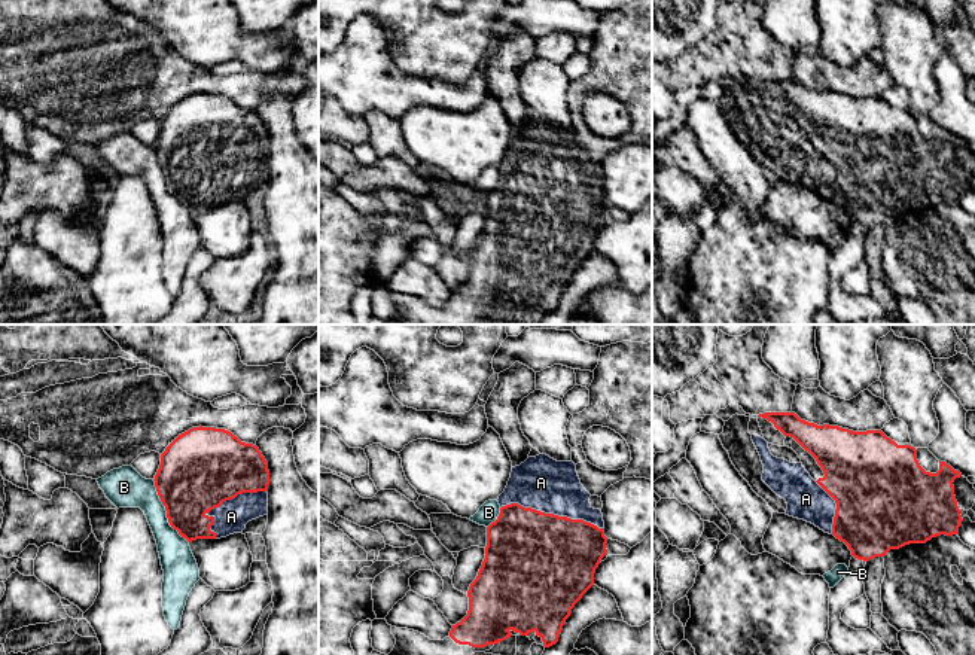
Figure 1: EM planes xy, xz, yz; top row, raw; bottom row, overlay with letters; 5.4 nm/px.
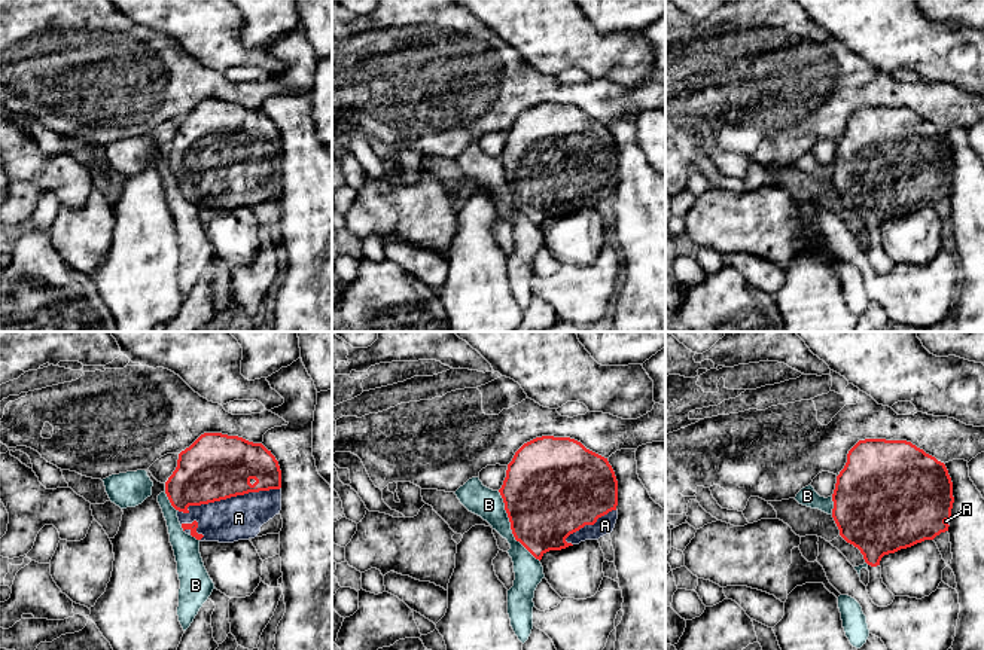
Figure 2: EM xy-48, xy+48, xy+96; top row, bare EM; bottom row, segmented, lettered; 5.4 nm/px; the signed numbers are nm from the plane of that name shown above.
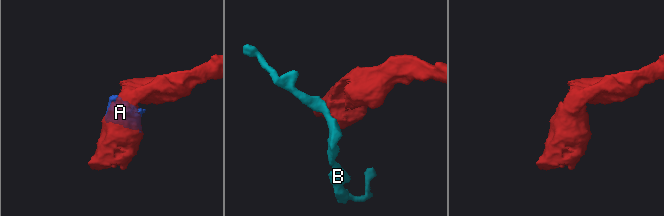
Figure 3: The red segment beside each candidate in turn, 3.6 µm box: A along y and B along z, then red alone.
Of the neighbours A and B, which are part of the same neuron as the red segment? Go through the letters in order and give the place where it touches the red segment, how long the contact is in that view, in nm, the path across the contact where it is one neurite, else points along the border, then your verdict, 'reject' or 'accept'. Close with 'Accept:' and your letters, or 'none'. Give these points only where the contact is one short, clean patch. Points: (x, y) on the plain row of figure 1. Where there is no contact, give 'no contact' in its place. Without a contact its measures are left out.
A: xz (552, 180) | 550 nm | accept
B: xy (165, 176) | 400 nm | along xy (152, 146), (167, 188), (188, 209) | reject
Accept: A

